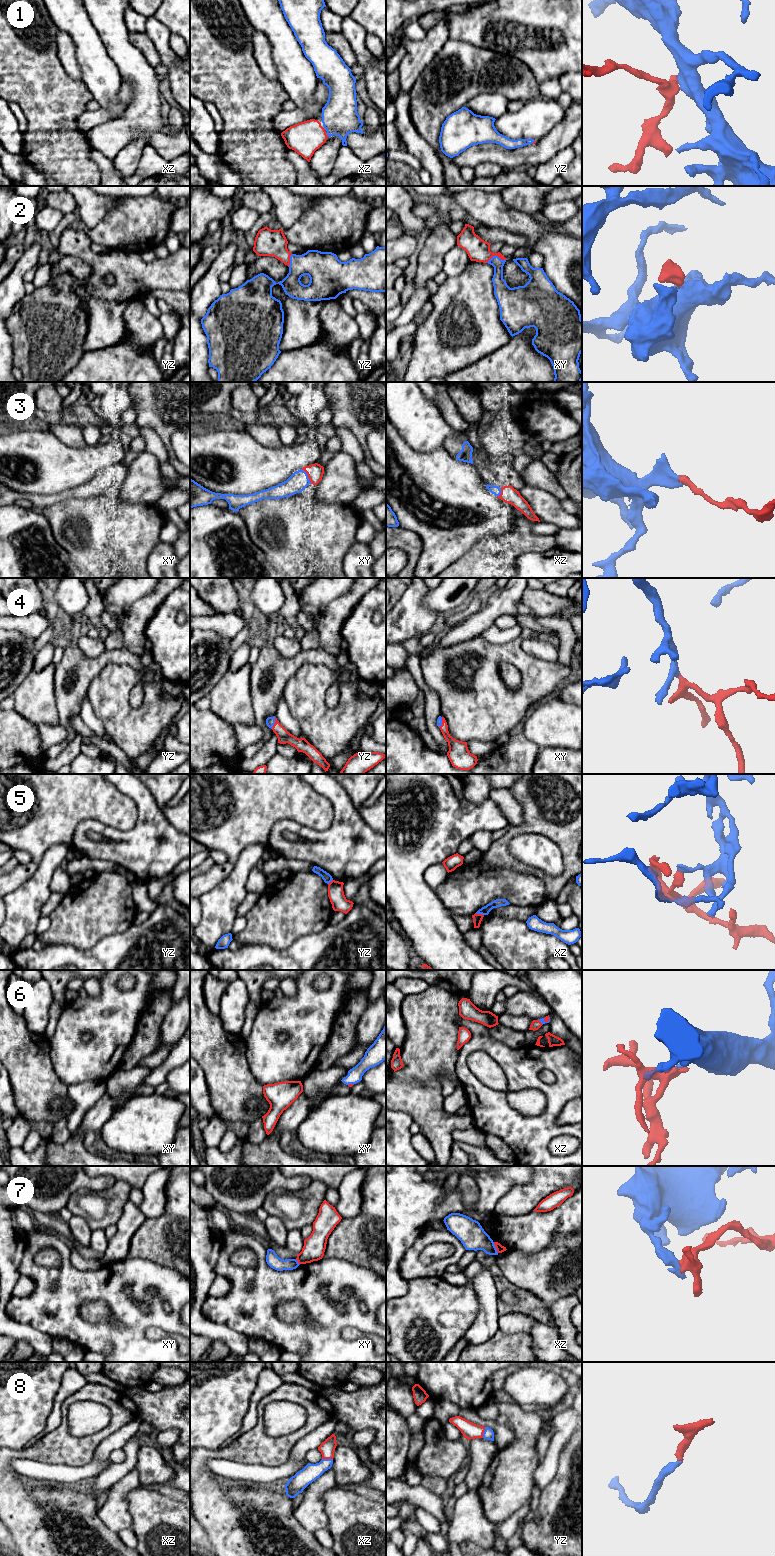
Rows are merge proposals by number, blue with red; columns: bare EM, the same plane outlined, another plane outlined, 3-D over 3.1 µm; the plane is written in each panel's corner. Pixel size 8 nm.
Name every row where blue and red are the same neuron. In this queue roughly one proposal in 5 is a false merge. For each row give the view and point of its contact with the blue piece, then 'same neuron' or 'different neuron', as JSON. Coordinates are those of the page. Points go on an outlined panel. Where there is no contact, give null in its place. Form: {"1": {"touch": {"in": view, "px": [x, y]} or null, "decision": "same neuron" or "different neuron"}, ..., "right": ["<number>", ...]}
{"1": {"touch": {"in": "xz", "px": [327, 135]}, "decision": "same neuron"}, "2": {"touch": {"in": "xy", "px": [496, 256]}, "decision": "same neuron"}, "3": {"touch": {"in": "xy", "px": [307, 476]}, "decision": "same neuron"}, "4": {"touch": {"in": "yz", "px": [274, 723]}, "decision": "same neuron"}, "5": {"touch": {"in": "xz", "px": [480, 913]}, "decision": "different neuron"}, "6": {"touch": {"in": "xz", "px": [548, 1021]}, "decision": "same neuron"}, "7": {"touch": {"in": "xz", "px": [495, 1247]}, "decision": "different neuron"}, "8": {"touch": {"in": "xz", "px": [327, 1459]}, "decision": "same neuron"}, "right": ["1", "2", "3", "4", "6", "8"]}

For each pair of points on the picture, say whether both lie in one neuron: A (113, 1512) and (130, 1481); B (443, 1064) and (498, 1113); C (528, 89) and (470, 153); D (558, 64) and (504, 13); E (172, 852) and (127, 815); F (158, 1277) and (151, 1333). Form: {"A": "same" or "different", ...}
{"A": "same", "B": "different", "C": "different", "D": "same", "E": "different", "F": "different"}

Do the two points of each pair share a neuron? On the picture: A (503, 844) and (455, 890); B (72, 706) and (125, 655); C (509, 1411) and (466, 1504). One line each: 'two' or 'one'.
A: two
B: one
C: two

